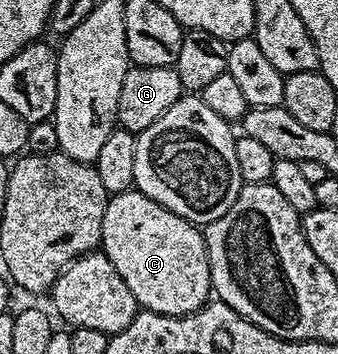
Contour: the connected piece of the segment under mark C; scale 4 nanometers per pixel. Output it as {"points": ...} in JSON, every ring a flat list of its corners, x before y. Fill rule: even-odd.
{"points":[[137,188,125,189,107,200,100,249,112,267,120,271,120,279,128,283,128,291,132,291,142,309,183,317,211,300,210,264,203,230,148,199]]}

